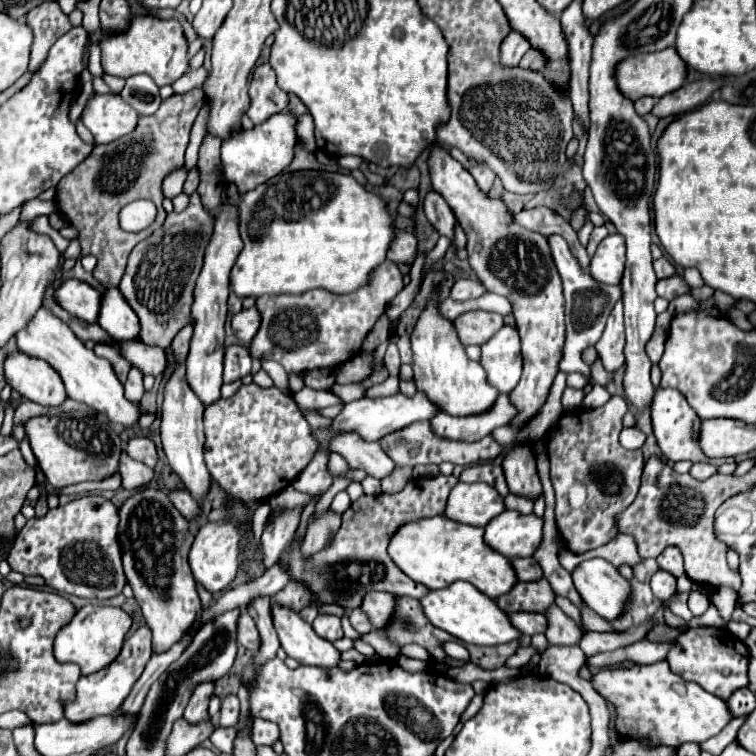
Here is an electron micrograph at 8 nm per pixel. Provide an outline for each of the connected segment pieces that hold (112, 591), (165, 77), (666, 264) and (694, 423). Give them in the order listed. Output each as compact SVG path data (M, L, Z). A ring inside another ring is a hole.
M82 496L78 500L68 502L66 506L58 506L48 510L42 518L32 518L18 532L16 542L8 554L8 562L12 570L22 572L24 576L42 576L46 584L58 592L68 592L80 598L114 598L122 592L126 584L126 576L122 570L122 556L118 544L118 508L100 496Z
M134 16L130 26L118 32L102 32L100 36L102 68L106 74L128 78L132 74L148 74L158 86L172 84L188 70L188 42L178 20L162 20L156 16Z
M658 258L654 260L654 270L656 270L656 276L658 278L668 278L668 276L674 276L676 274L676 268L674 264L668 260L668 258Z
M658 388L654 394L654 402L652 402L652 428L654 428L654 436L658 440L658 446L662 450L662 454L672 460L690 460L690 462L708 462L714 466L720 466L724 462L734 462L734 458L728 460L716 460L716 458L708 458L698 442L698 426L700 426L700 416L690 408L690 404L686 402L686 398L674 390L674 388Z

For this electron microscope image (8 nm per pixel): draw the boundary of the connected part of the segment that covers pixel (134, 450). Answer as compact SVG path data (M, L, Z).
M132 438L126 446L126 454L130 454L130 458L150 468L158 464L158 452L156 452L156 444L152 442L152 438Z

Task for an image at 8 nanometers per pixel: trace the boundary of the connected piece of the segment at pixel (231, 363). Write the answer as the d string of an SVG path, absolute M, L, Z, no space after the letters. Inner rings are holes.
M228 346L226 356L224 356L224 382L234 382L250 374L252 360L248 354L248 348L244 346Z

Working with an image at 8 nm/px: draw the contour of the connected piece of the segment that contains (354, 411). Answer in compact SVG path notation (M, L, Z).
M400 392L392 394L392 396L384 396L384 398L360 398L360 400L344 404L342 412L336 418L332 418L332 422L328 426L312 430L312 438L318 442L318 452L330 452L330 442L338 434L358 434L362 440L374 442L374 440L380 440L382 436L394 432L396 428L402 428L416 420L430 420L436 412L438 410L434 408L434 404L430 404L430 400L426 398L424 392L416 392L416 396L412 396L412 398L408 398Z

